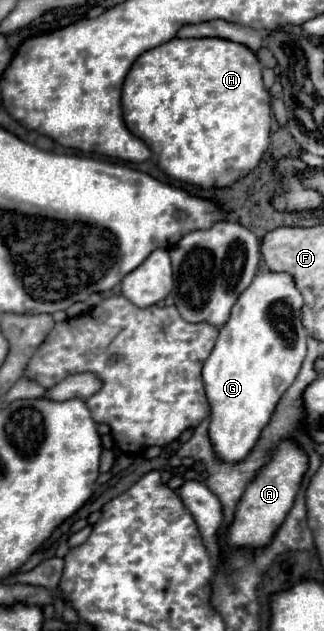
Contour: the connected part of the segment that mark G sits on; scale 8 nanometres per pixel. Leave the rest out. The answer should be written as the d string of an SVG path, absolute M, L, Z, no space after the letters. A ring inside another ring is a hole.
M263 270L253 278L253 284L239 296L237 304L233 306L229 322L219 330L215 348L203 366L203 382L211 406L209 440L213 444L213 452L219 462L235 464L243 462L249 456L249 452L261 438L263 428L271 422L277 402L281 400L285 390L293 384L307 352L307 330L303 328L299 316L301 306L303 298L297 292L291 276Z

